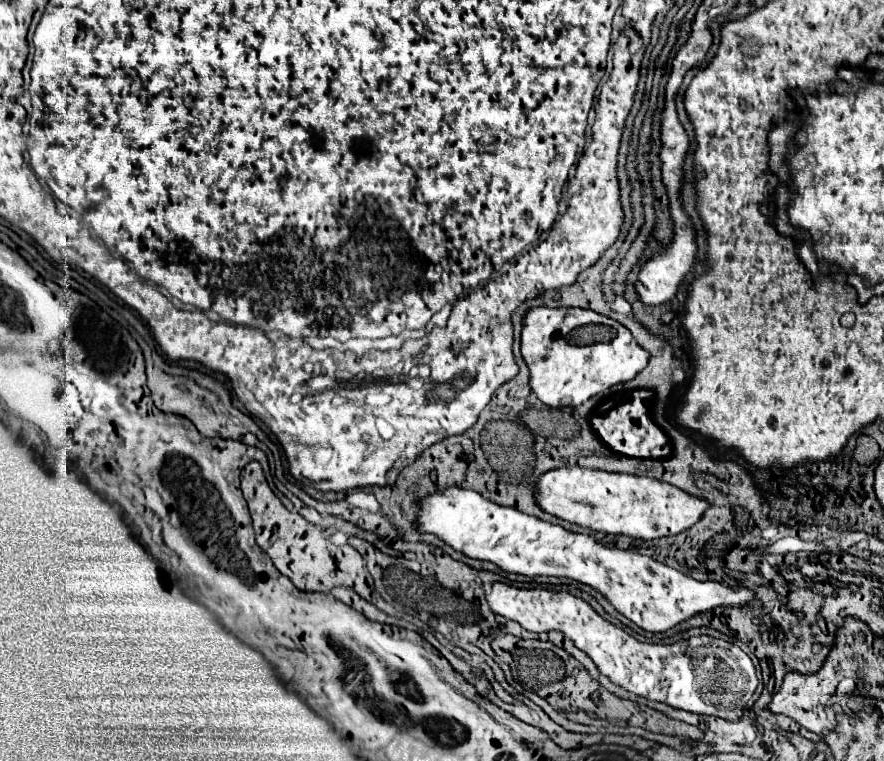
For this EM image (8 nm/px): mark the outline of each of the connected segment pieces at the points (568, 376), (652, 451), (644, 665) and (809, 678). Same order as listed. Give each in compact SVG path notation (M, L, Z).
M531 308L525 314L525 326L521 334L521 354L529 364L531 390L549 408L567 408L585 404L591 396L609 390L615 384L633 380L647 364L649 352L643 350L633 334L613 318L583 308Z
M629 390L601 396L589 416L589 422L599 438L619 454L635 458L667 458L673 452L671 438L663 432L661 426L655 424L643 404L651 396L655 396L655 392L651 390Z
M493 582L487 602L495 614L521 624L521 628L529 632L563 632L579 650L587 652L599 672L609 676L615 684L673 708L737 720L757 688L753 660L739 646L719 638L693 636L671 646L645 644L601 618L583 598L547 588L517 588L507 582Z
M831 652L827 656L827 660L823 662L821 666L823 670L815 672L815 674L799 674L799 672L787 672L785 678L783 678L783 686L781 690L773 696L771 704L769 704L769 710L773 714L785 714L789 718L793 718L795 722L799 722L803 728L811 730L811 732L823 732L825 730L825 714L823 714L823 706L825 706L825 700L833 694L833 688L829 686L829 680L835 680L831 678L833 674L829 674L829 668L835 668L835 652Z

